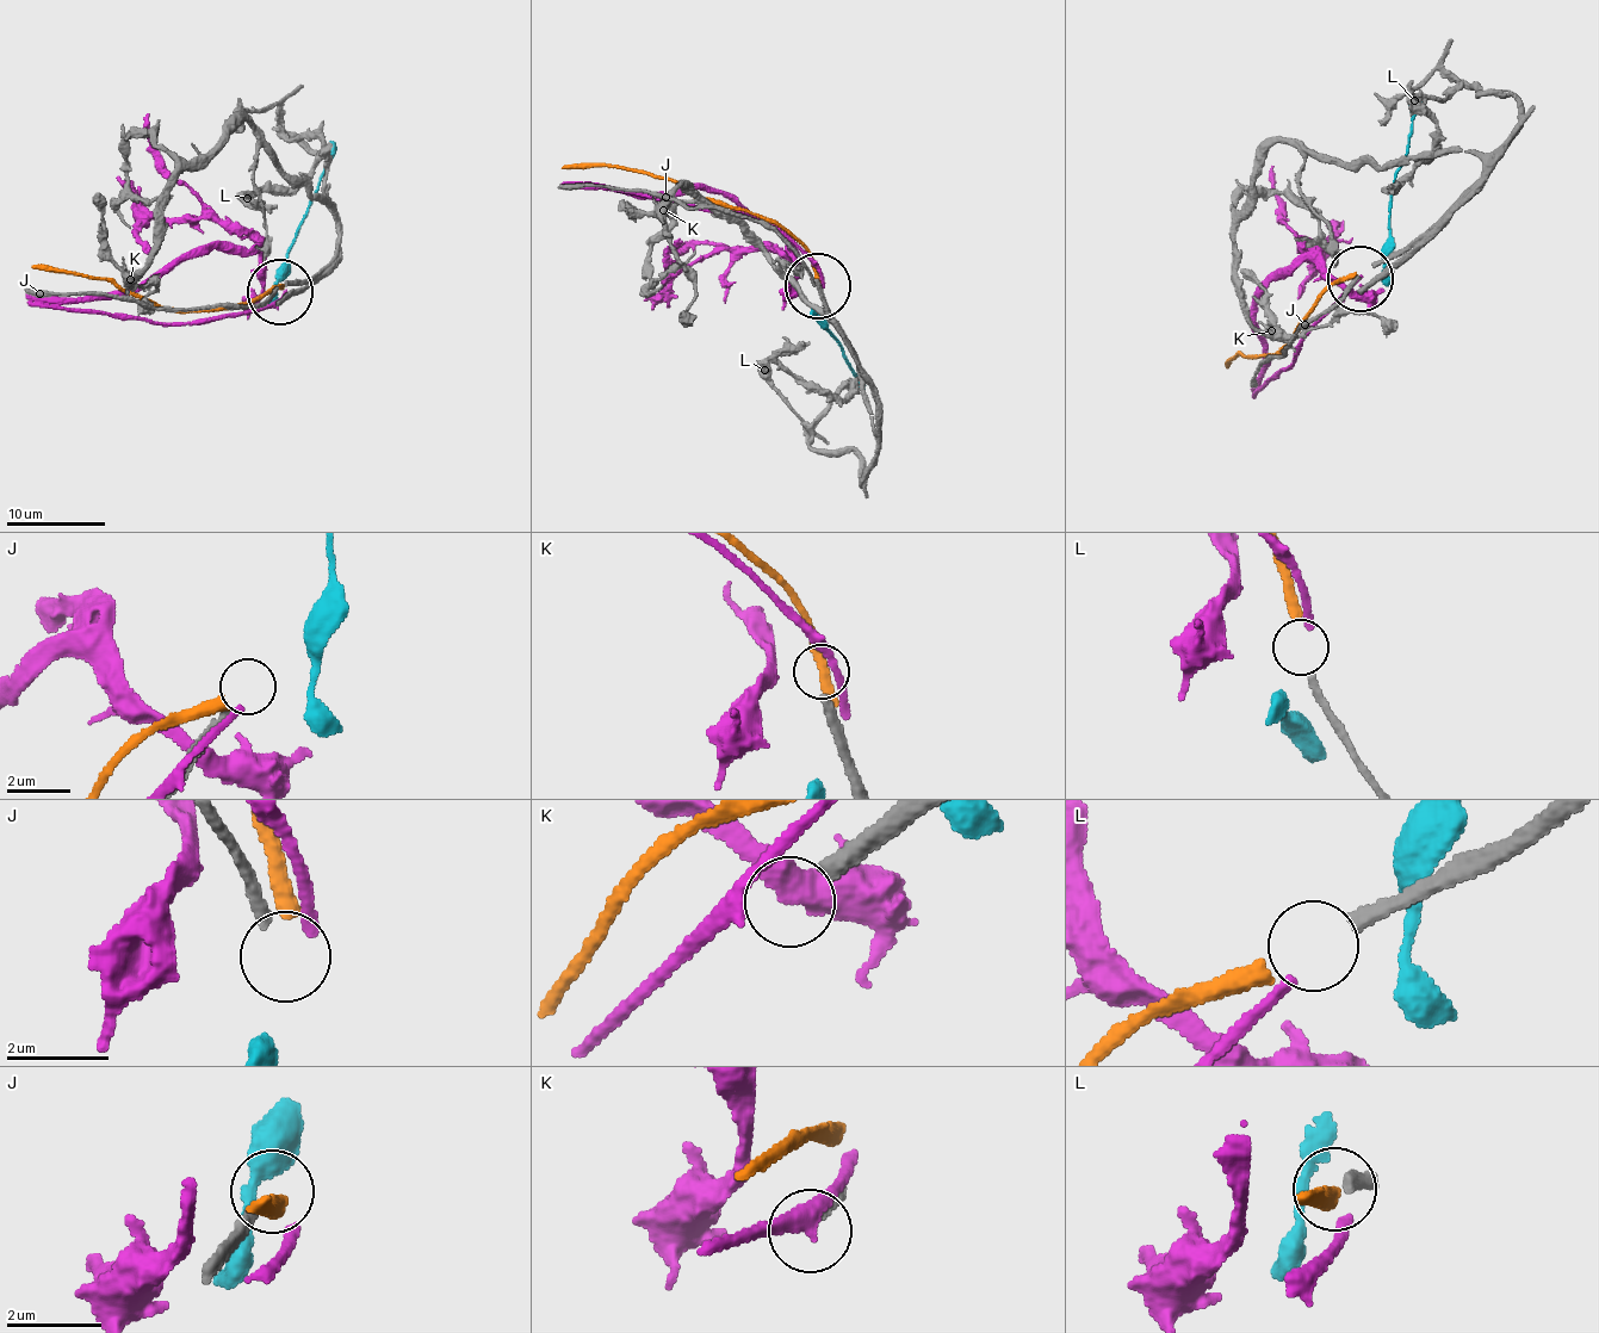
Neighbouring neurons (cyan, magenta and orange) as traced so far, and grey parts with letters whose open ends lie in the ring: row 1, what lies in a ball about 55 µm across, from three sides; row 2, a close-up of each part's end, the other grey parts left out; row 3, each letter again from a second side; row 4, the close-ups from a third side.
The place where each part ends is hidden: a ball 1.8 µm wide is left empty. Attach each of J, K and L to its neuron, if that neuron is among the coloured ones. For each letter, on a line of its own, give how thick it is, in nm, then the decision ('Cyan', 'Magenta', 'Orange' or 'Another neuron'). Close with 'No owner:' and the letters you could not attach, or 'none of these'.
J: Thickness 280 nm. Another neuron
K: Thickness 320 nm. Another neuron
L: Thickness 240 nm. Orange
No owner: J, K

